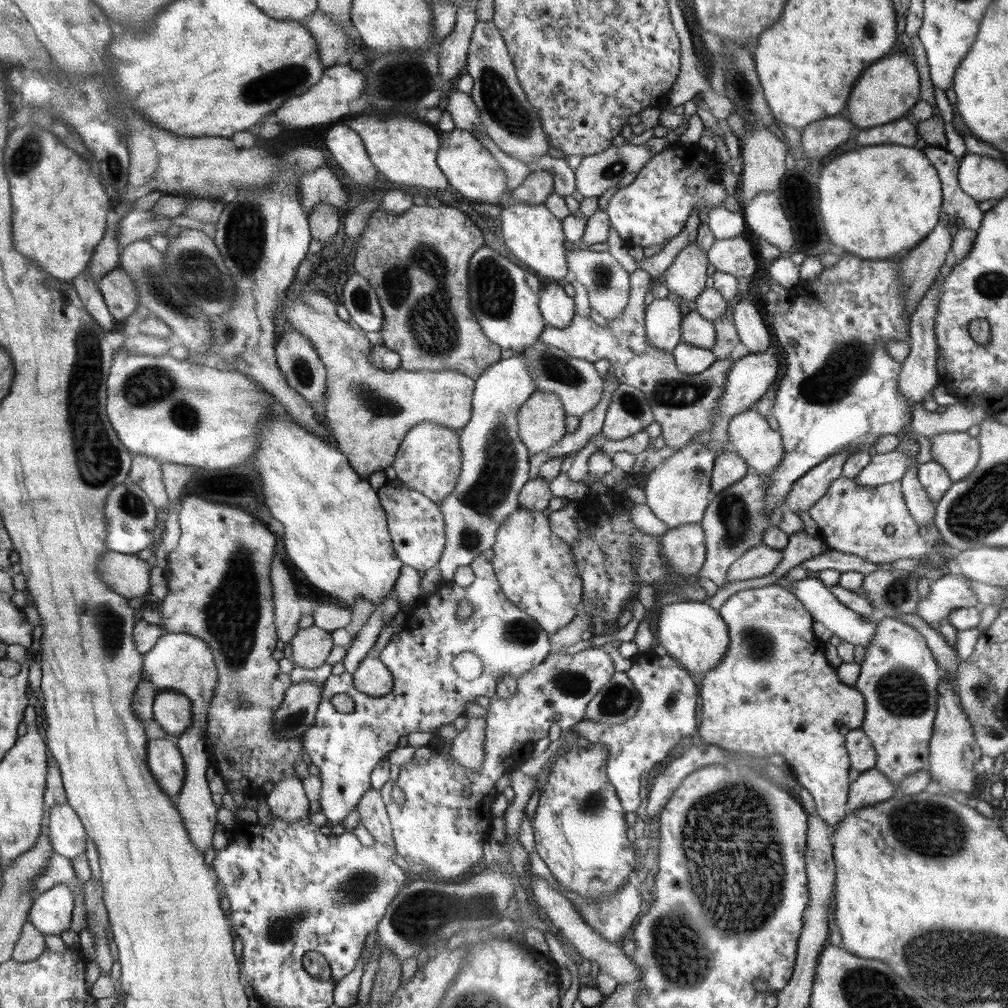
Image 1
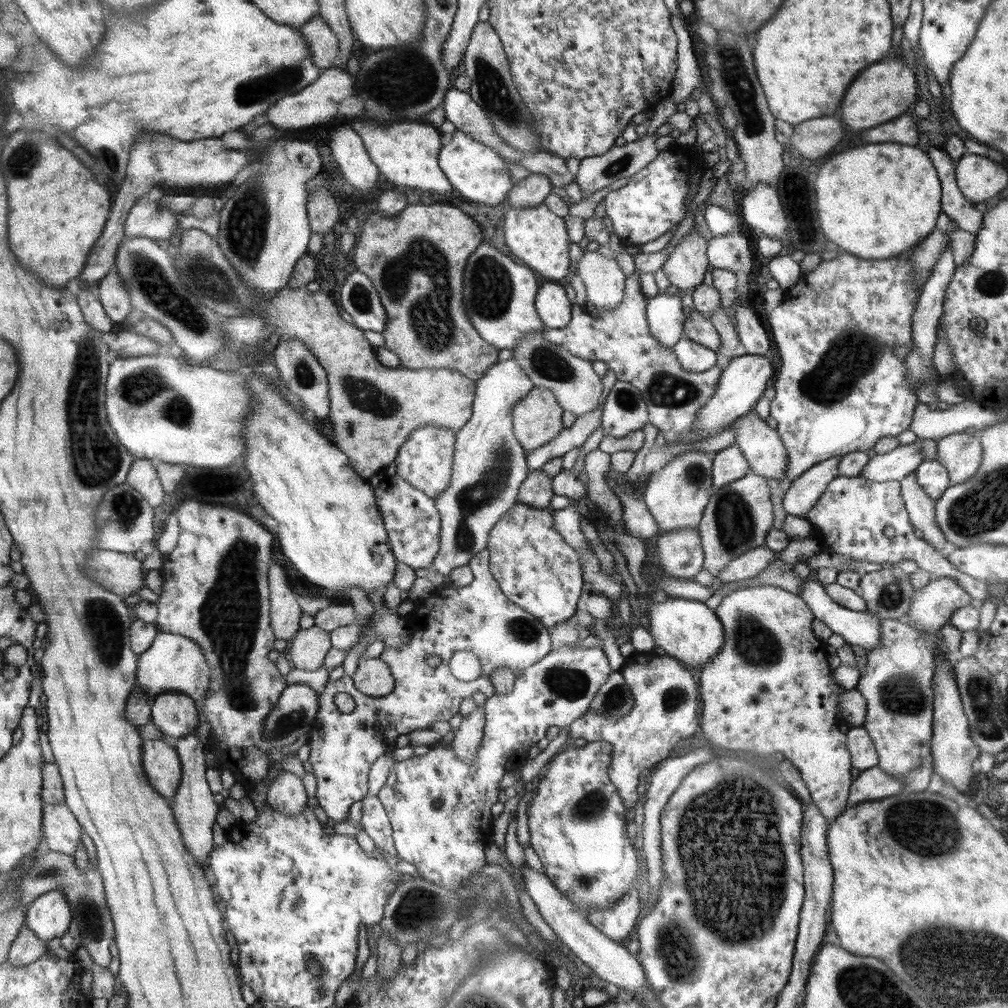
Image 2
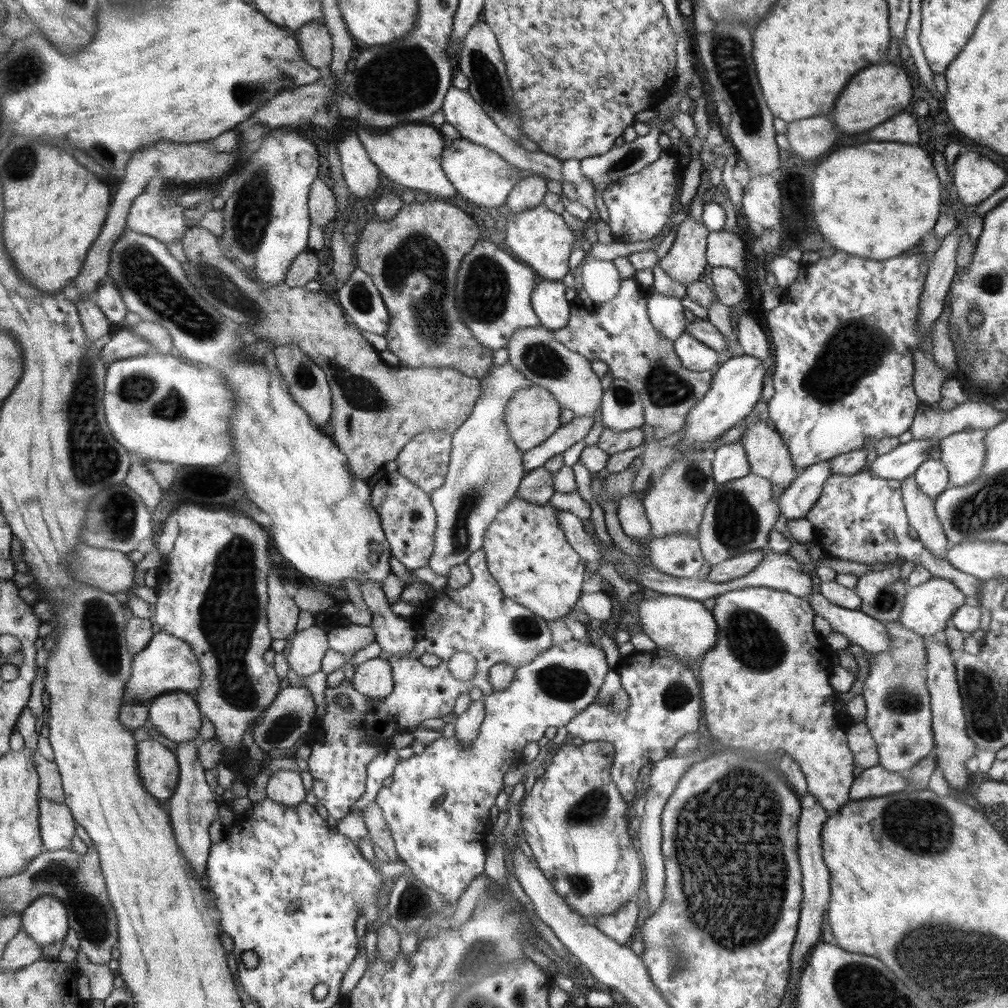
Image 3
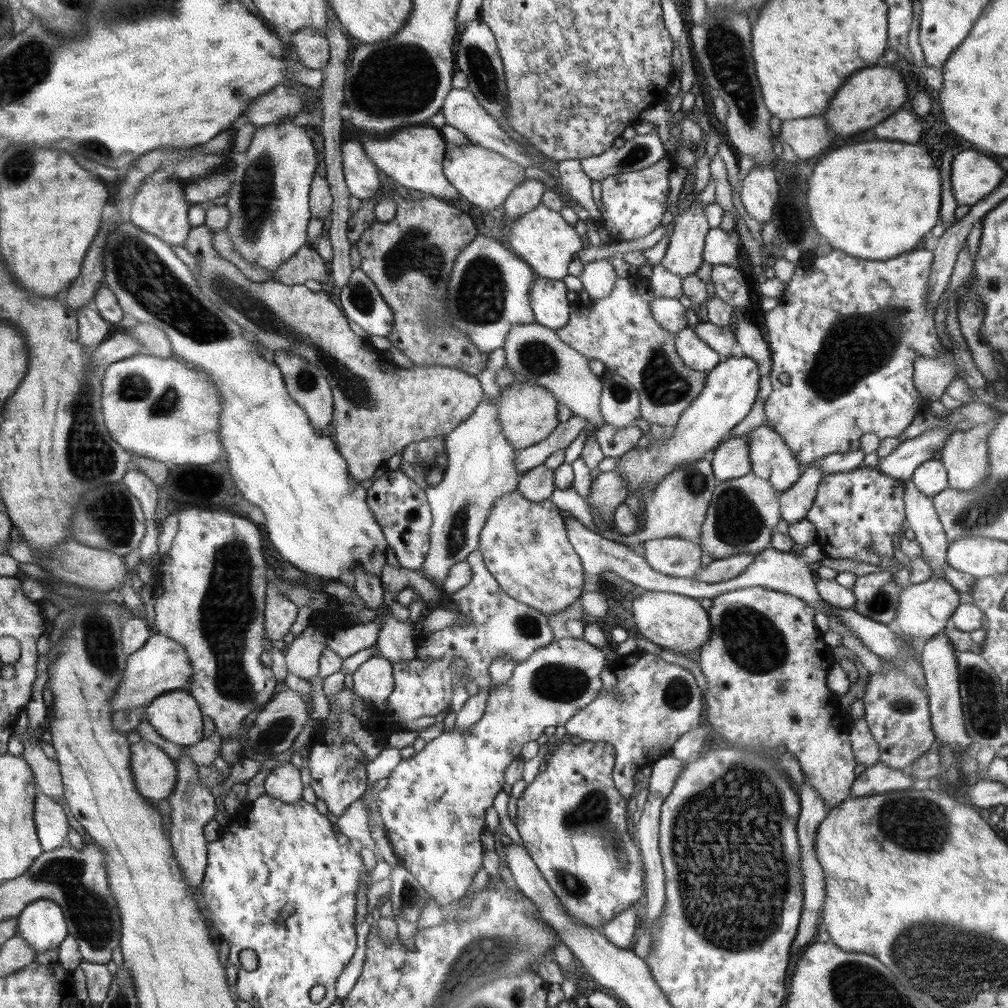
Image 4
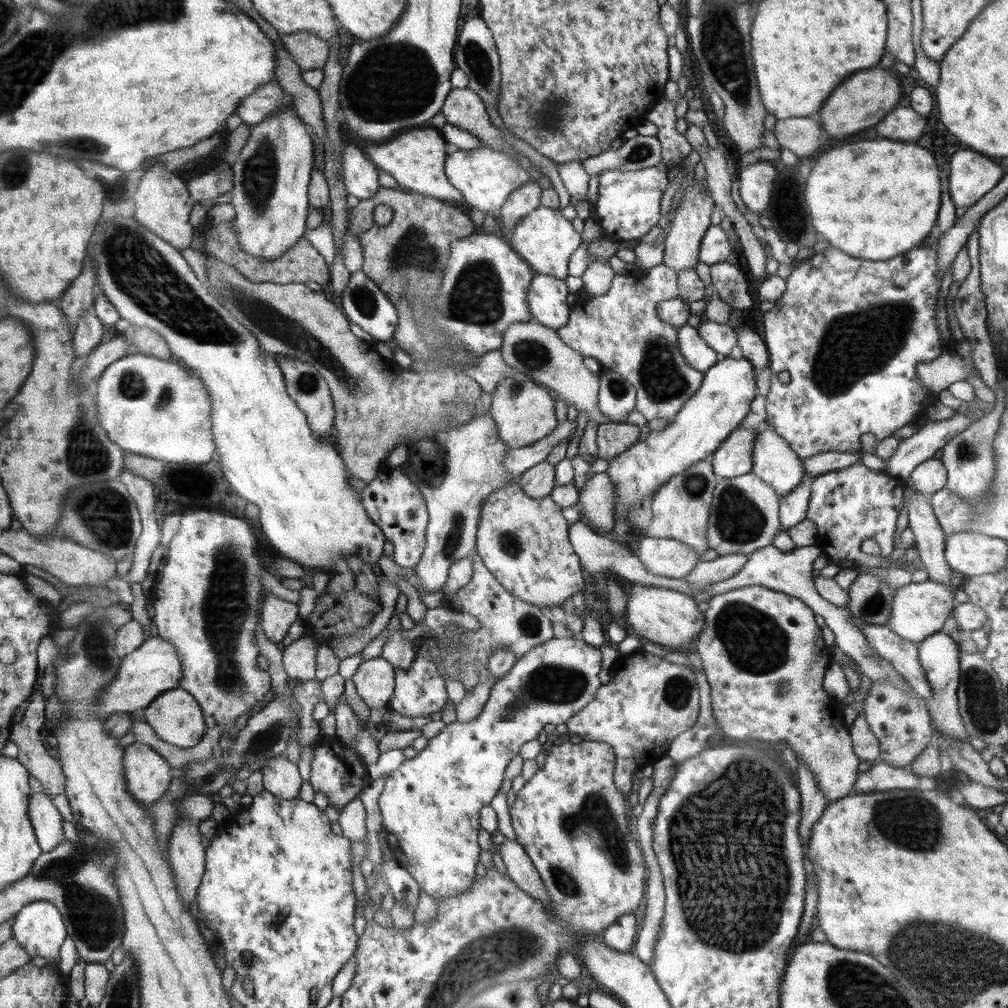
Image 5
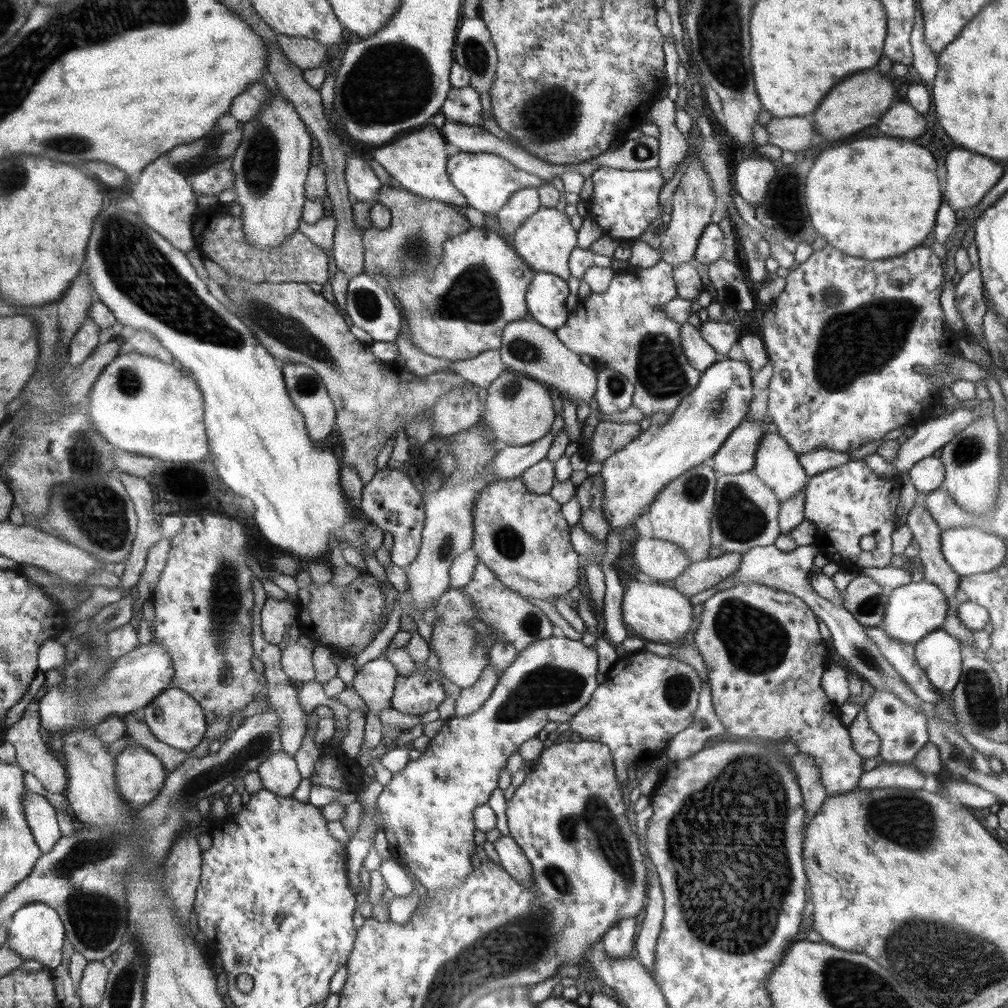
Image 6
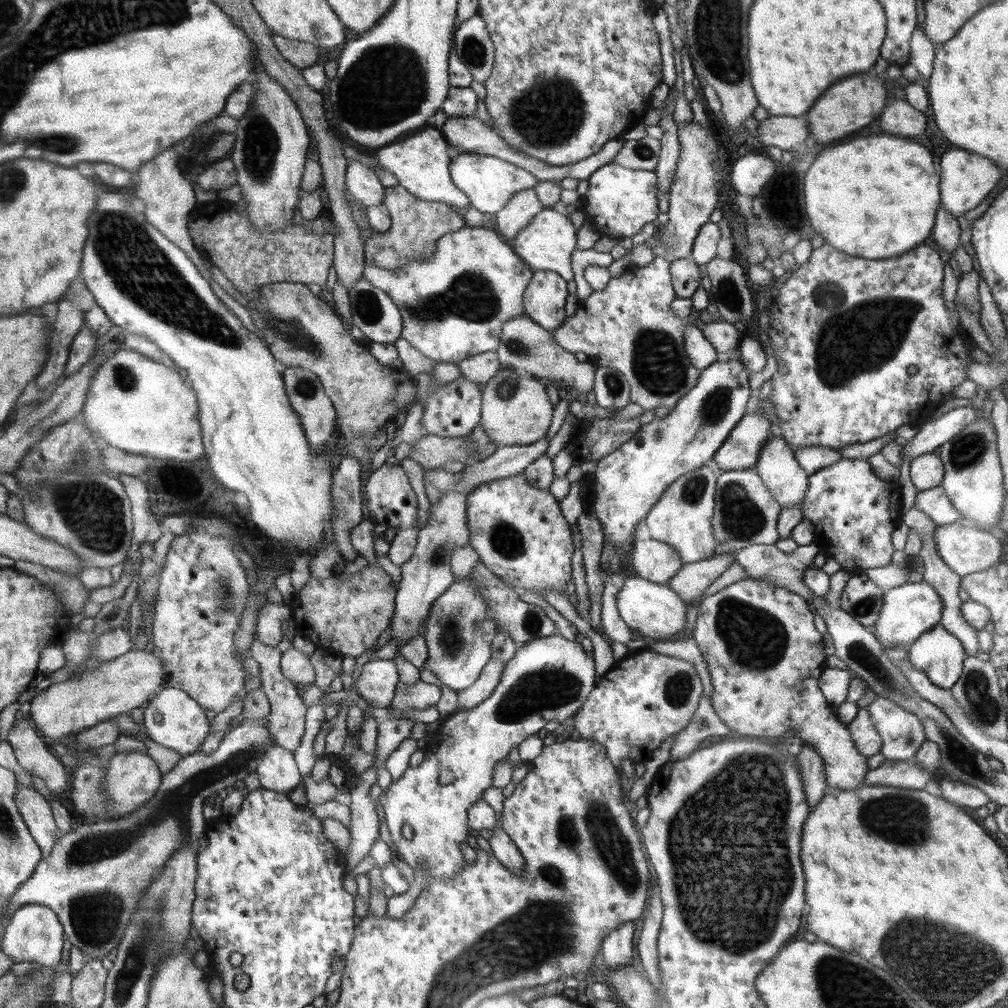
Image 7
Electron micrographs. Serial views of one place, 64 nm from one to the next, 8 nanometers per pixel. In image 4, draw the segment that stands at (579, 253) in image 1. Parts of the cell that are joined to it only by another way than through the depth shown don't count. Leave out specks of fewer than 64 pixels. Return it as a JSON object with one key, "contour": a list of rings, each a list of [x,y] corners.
{"contour":[[[608,259],[588,262],[577,281],[583,283],[583,288],[590,295],[591,301],[609,296],[616,283],[616,271]]]}

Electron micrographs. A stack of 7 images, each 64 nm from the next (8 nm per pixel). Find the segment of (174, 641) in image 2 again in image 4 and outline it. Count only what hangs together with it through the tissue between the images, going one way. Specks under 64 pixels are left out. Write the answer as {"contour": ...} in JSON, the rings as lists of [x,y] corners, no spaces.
{"contour":[[[155,633],[146,640],[142,648],[126,657],[126,669],[124,669],[122,681],[118,683],[110,699],[110,706],[114,711],[145,708],[157,696],[165,692],[176,689],[188,690],[190,677],[192,677],[192,666],[190,666],[186,650],[170,638]]]}

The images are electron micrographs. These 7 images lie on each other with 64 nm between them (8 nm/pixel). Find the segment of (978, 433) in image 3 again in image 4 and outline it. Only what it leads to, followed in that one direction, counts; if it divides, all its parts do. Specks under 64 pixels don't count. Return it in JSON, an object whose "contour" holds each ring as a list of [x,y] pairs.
{"contour":[[[995,422],[974,425],[965,431],[954,430],[942,446],[941,461],[947,470],[948,489],[969,492],[980,486],[988,476],[988,436],[994,430]]]}

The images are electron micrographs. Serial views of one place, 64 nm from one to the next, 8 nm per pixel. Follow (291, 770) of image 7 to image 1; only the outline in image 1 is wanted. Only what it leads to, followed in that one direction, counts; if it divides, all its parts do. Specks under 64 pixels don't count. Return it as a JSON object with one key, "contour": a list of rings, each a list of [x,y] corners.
{"contour":[[[295,776],[268,786],[265,799],[271,812],[282,820],[296,822],[311,814],[313,803],[306,797],[302,781]]]}

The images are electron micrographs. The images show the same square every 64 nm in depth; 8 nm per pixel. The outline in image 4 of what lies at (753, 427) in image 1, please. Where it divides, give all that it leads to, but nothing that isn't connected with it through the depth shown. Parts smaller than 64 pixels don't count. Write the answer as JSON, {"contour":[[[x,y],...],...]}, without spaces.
{"contour":[[[766,424],[748,433],[748,446],[751,472],[768,480],[779,494],[789,490],[800,478],[802,464],[784,439]]]}

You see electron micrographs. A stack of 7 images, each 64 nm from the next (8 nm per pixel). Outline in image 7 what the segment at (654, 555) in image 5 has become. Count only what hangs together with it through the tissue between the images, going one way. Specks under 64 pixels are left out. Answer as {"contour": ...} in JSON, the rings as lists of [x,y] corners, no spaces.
{"contour":[[[653,539],[634,541],[632,545],[632,566],[639,577],[650,580],[650,582],[666,585],[684,564],[679,560],[675,551],[672,546]]]}

